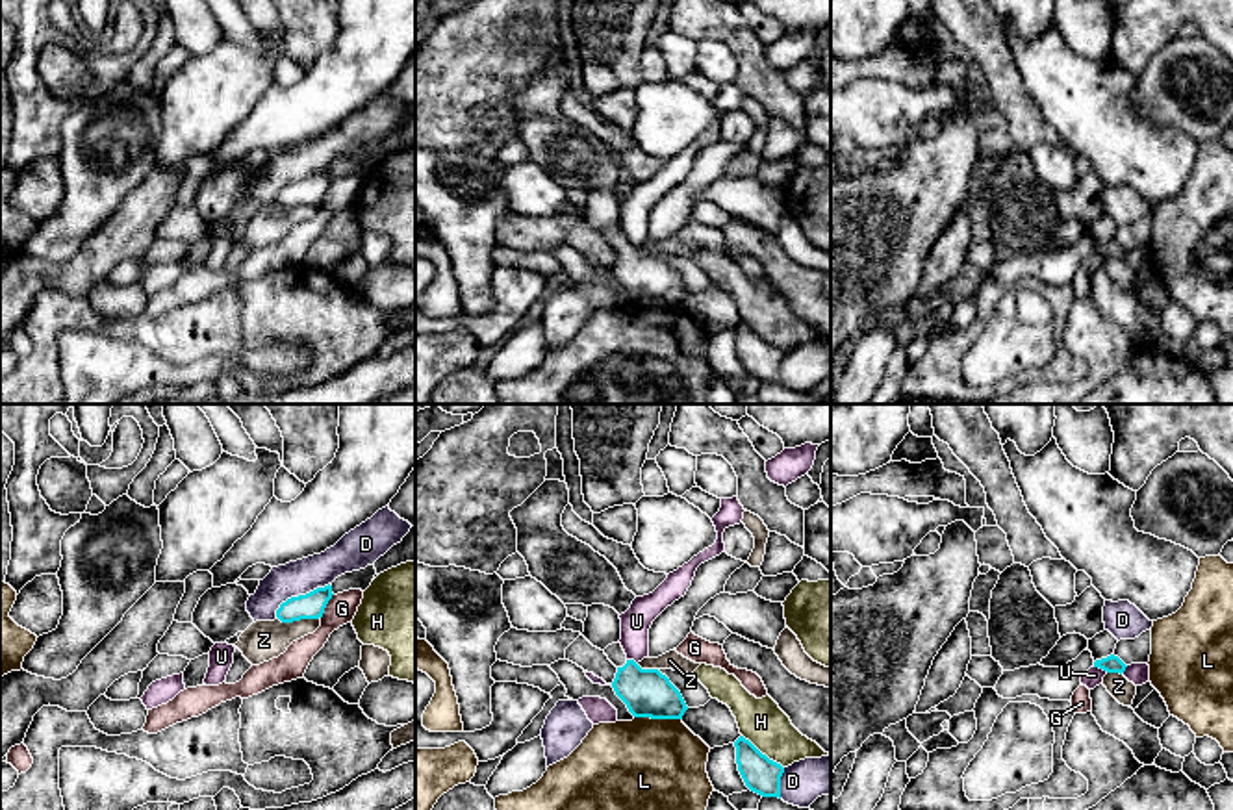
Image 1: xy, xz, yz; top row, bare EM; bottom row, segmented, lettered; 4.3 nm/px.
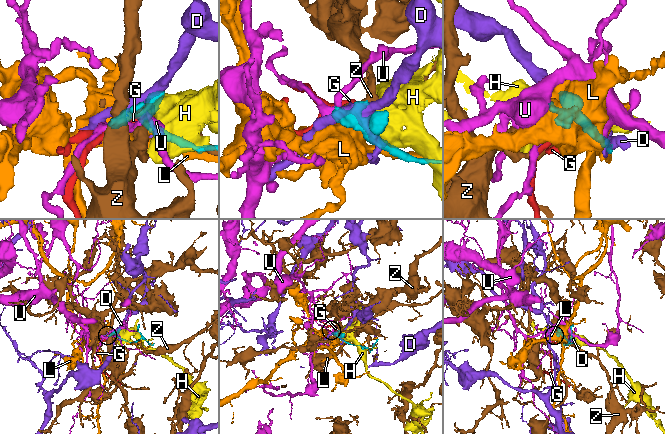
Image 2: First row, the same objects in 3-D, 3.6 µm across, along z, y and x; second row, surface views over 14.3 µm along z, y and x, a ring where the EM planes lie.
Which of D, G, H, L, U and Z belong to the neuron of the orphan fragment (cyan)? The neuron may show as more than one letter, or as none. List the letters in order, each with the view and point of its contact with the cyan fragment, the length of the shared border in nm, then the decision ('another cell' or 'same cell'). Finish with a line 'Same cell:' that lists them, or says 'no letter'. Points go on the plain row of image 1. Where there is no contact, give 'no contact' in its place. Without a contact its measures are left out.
D: contact xy (299, 180); length 280 nm; another cell
G: contact xy (325, 191); length 120 nm; another cell
H: contact xz (761, 338); length 240 nm; another cell
L: contact xz (659, 303); length 200 nm; another cell
U: contact yz (1102, 253); length 70 nm; another cell
Z: contact xy (299, 204); length 180 nm; another cell
Same cell: no letter

